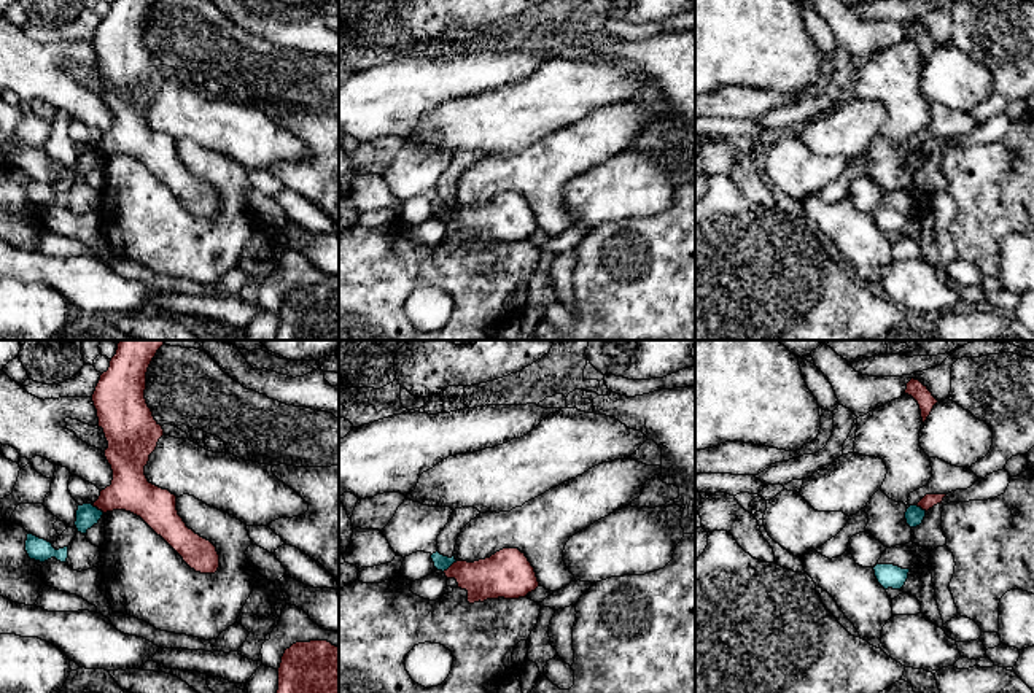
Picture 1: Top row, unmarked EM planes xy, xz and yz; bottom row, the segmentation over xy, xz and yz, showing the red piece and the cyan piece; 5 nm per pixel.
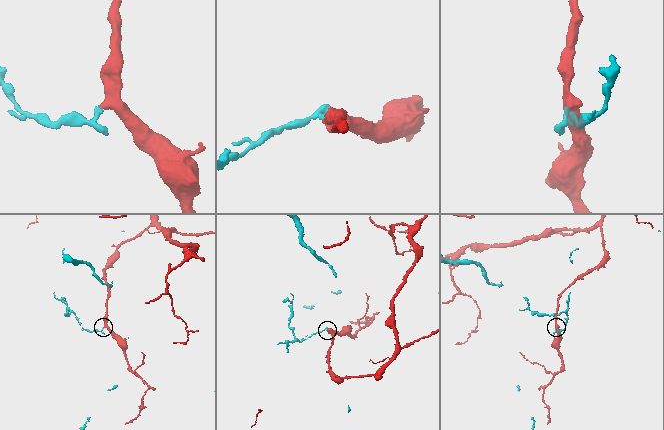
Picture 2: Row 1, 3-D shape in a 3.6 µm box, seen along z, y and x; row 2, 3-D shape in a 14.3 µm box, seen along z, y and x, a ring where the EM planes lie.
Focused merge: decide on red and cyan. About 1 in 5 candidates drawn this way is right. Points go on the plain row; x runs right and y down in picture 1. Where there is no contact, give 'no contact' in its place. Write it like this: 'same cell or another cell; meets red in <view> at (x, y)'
another cell; meets red in xz at (450, 210)

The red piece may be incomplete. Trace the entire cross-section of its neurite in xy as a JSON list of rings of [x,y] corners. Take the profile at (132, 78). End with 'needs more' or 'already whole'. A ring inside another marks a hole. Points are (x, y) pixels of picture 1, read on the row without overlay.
[[[113,0],[107,16],[92,38],[99,72],[103,73],[108,92],[105,102],[113,114],[111,129],[100,135],[92,148],[103,157],[126,154],[140,161],[161,180],[183,205],[200,218],[215,218],[220,211],[216,191],[186,170],[177,154],[177,140],[148,126],[145,110],[164,79],[162,70],[154,64],[145,43],[146,16],[154,0]]] | already whole

